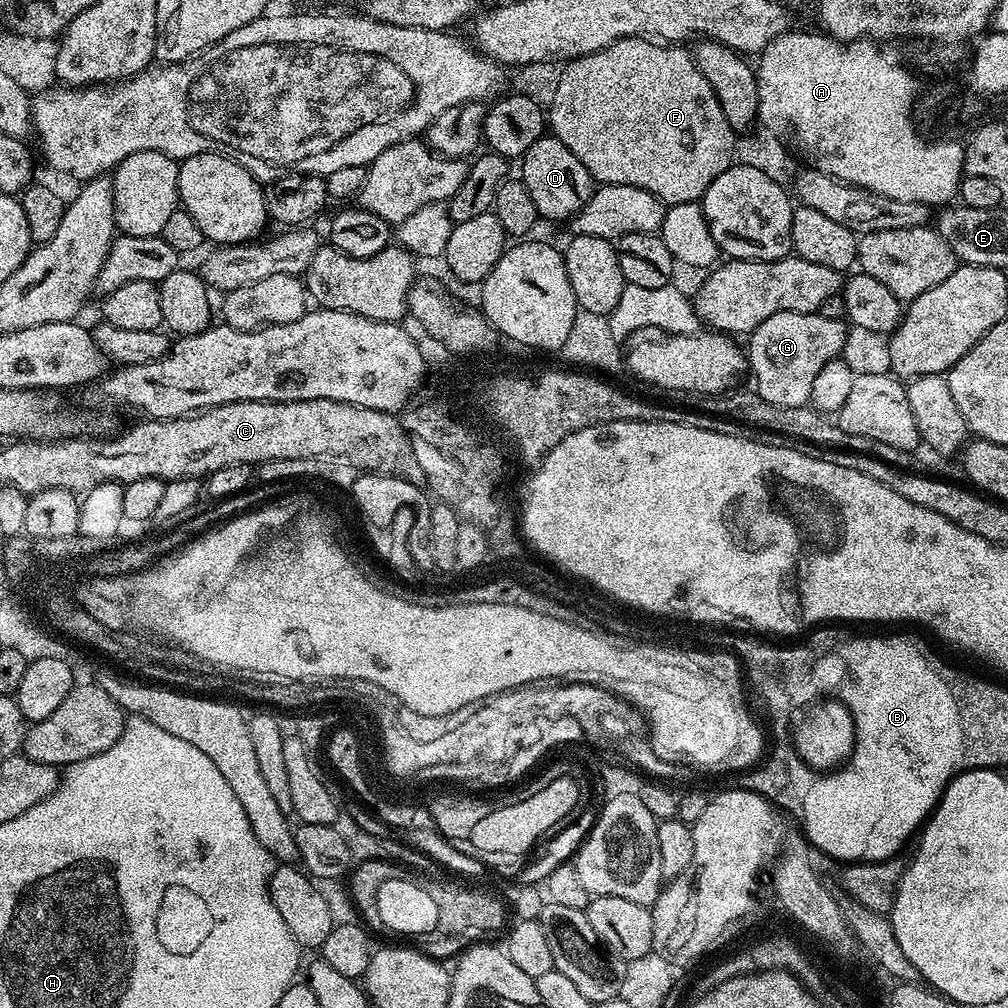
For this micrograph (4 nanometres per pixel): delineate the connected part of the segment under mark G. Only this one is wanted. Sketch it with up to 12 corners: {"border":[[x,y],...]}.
{"border":[[770,314],[747,337],[754,390],[805,407],[844,320]]}

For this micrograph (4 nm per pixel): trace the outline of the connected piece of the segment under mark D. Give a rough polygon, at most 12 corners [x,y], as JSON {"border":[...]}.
{"border":[[545,134],[518,179],[548,220],[571,221],[590,202],[591,174]]}

